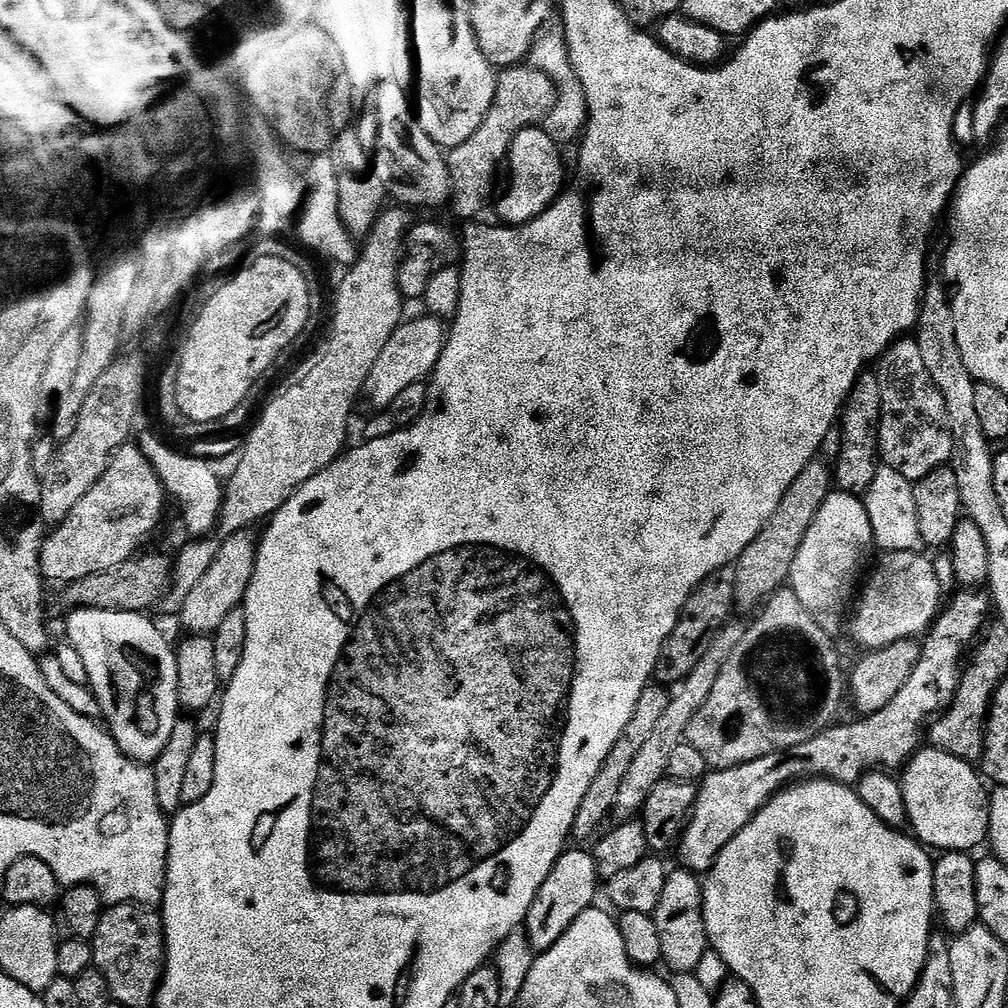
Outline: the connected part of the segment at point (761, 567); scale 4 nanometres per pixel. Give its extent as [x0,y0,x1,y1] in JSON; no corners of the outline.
[734,459,834,609]

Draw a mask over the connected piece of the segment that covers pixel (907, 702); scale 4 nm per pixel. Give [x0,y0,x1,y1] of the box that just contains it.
[679,590,990,874]

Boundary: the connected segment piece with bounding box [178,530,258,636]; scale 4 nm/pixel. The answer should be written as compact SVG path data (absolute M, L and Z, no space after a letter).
M255 531L236 532L233 536L225 536L220 540L218 554L214 554L214 562L210 562L210 570L202 574L202 578L194 585L194 590L186 594L186 602L180 607L178 619L184 623L184 632L194 636L212 636L222 626L226 614L241 607L244 596L248 593L250 582L254 578L256 565L256 549L258 536Z

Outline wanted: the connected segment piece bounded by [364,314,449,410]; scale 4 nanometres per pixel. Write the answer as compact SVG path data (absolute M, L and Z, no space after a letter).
M423 314L417 320L405 319L390 334L390 342L386 342L382 354L378 354L378 362L374 362L374 370L370 370L370 378L364 384L366 400L376 410L391 409L394 398L406 390L406 386L425 383L435 372L442 358L444 343L448 340L449 329L441 317Z

